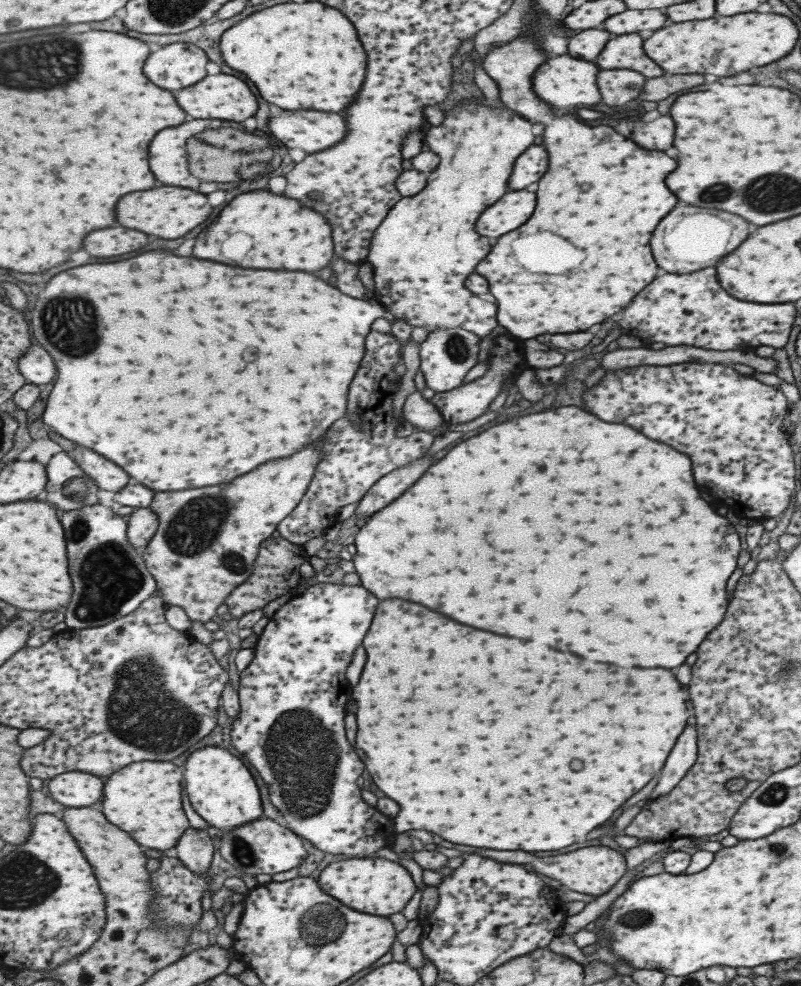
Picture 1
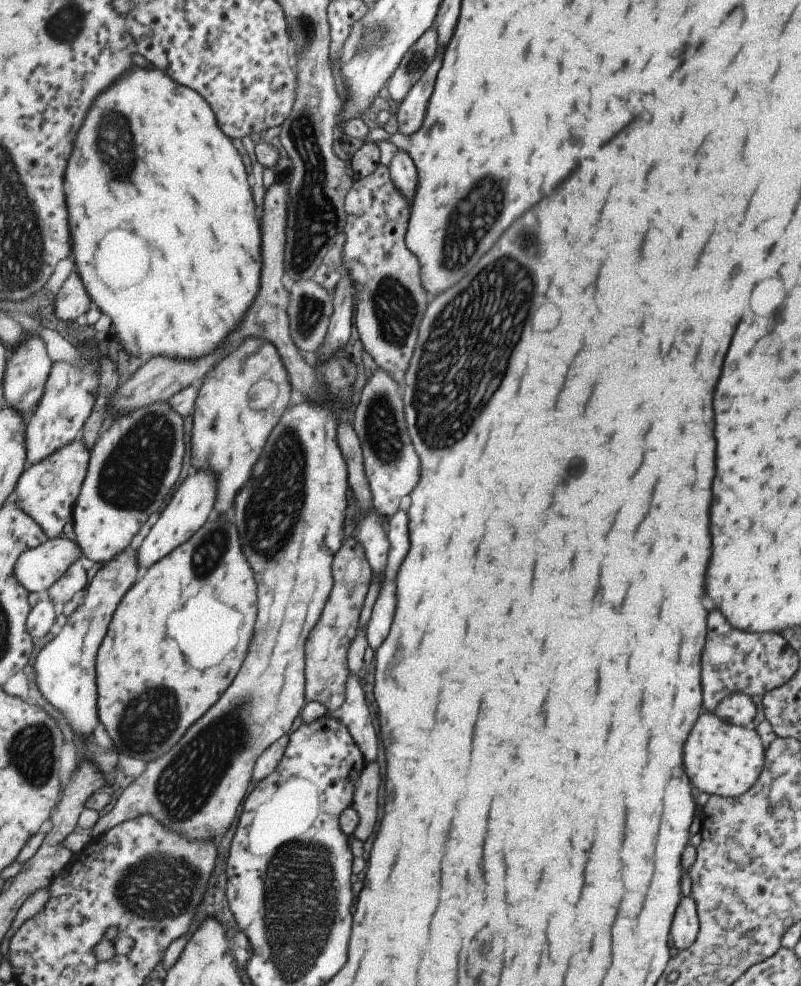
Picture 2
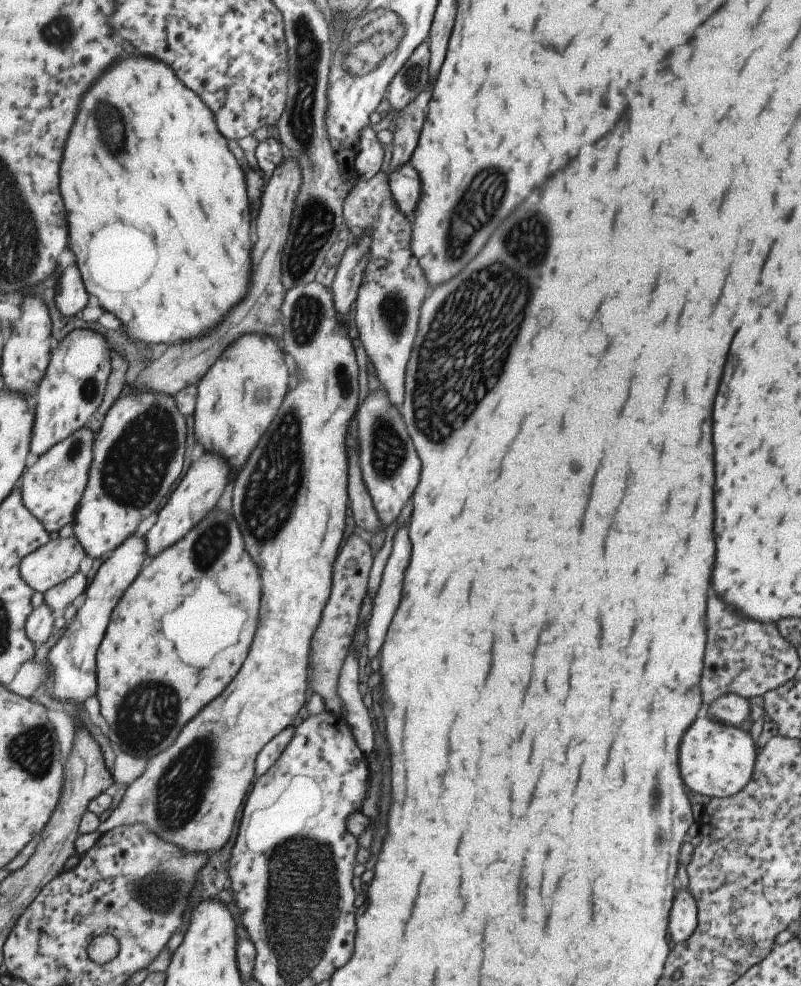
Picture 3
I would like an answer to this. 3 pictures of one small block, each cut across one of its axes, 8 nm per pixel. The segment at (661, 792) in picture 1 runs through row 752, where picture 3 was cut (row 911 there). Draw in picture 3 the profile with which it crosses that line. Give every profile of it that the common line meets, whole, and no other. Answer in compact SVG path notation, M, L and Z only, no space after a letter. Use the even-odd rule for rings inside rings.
M679 888L675 890L675 898L671 902L669 920L667 920L669 938L673 942L683 942L693 934L695 926L697 926L697 904L687 890Z

